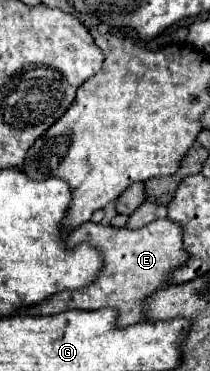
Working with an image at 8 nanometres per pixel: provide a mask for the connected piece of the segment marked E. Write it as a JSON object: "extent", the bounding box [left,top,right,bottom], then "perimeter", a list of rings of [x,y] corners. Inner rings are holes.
{"extent":[42,219,186,327],"perimeter":[[[156,219],[142,229],[118,229],[118,227],[104,227],[98,223],[84,223],[76,231],[66,237],[66,247],[76,247],[80,243],[90,243],[102,255],[102,269],[98,279],[82,289],[60,291],[46,301],[42,301],[42,313],[62,313],[68,309],[102,309],[112,307],[118,311],[118,327],[134,325],[142,319],[142,299],[148,297],[152,291],[164,285],[164,277],[174,267],[180,267],[186,261],[182,249],[182,229],[168,221]]]}

